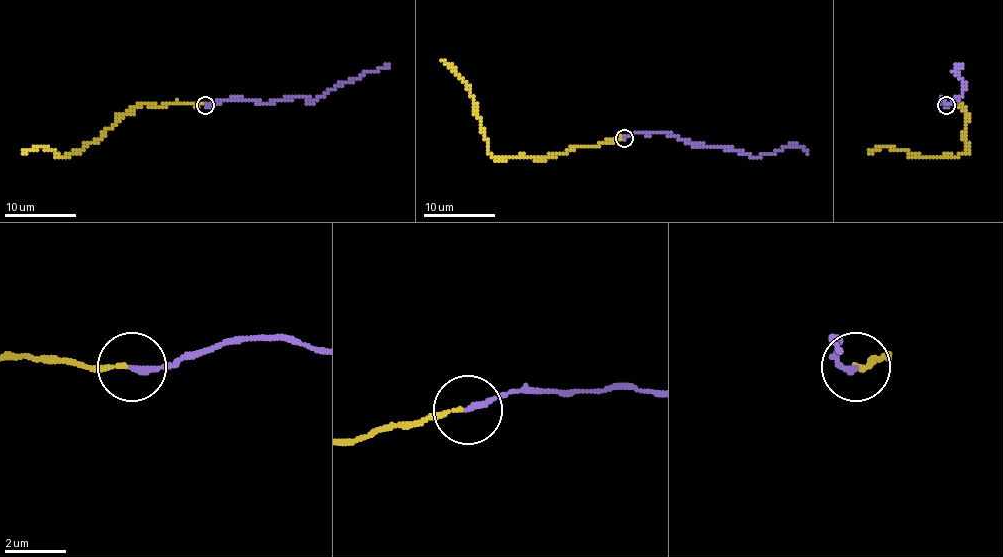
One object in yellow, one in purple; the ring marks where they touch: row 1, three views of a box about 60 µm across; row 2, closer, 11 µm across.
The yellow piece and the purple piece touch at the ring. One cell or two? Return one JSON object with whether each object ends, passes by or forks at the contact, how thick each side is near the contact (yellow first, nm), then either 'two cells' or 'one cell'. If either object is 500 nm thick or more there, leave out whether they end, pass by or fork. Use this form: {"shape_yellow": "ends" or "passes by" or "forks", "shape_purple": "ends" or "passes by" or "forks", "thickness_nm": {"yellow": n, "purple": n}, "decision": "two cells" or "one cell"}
{"shape_yellow": "ends", "shape_purple": "ends", "thickness_nm": {"yellow": 140, "purple": 200}, "decision": "two cells"}

